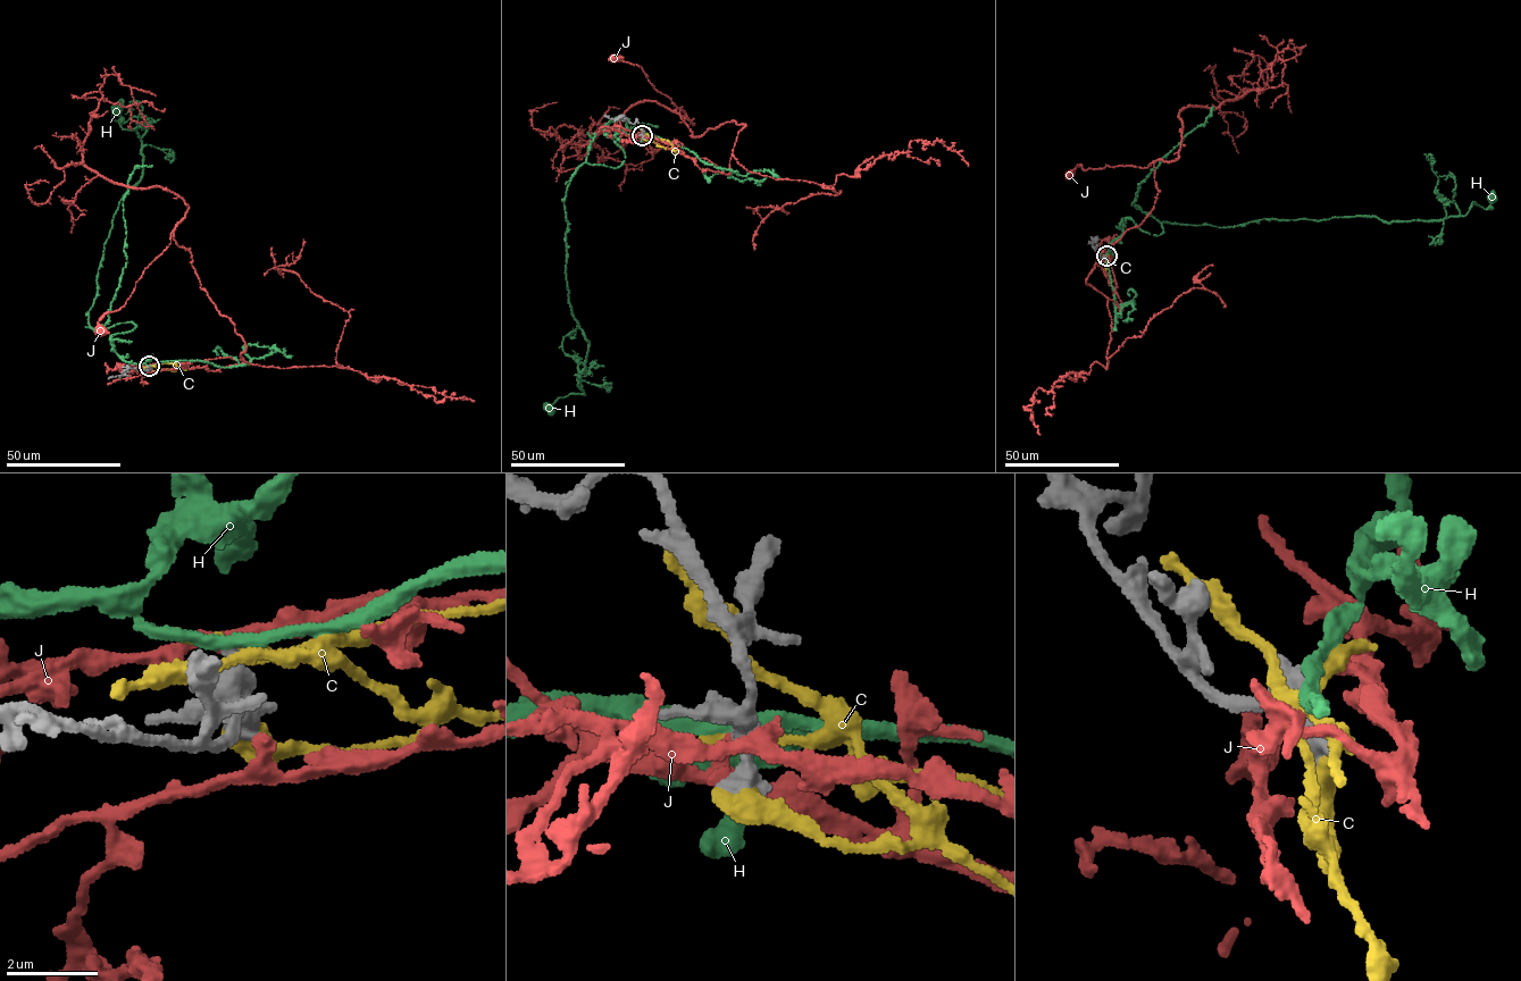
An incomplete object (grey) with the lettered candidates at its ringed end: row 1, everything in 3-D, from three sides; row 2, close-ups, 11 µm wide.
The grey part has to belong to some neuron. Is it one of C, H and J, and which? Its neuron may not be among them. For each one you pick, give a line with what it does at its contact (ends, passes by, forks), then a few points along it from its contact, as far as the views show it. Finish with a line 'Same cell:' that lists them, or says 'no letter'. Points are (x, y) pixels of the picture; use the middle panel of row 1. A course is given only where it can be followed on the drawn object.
J: it passes by | via (642, 135), (728, 175), (746, 125), (733, 120), (691, 136), (680, 109), (641, 67), (613, 56)
Same cell: J

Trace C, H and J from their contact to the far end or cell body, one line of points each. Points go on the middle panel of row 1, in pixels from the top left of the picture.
C: (643, 135), (667, 140), (676, 153)
H: (642, 135), (606, 131), (624, 162), (584, 162), (566, 191), (566, 286), (588, 352), (584, 394), (549, 408)
J: (642, 135), (728, 175), (746, 125), (733, 120), (691, 136), (680, 109), (641, 67), (613, 56)

